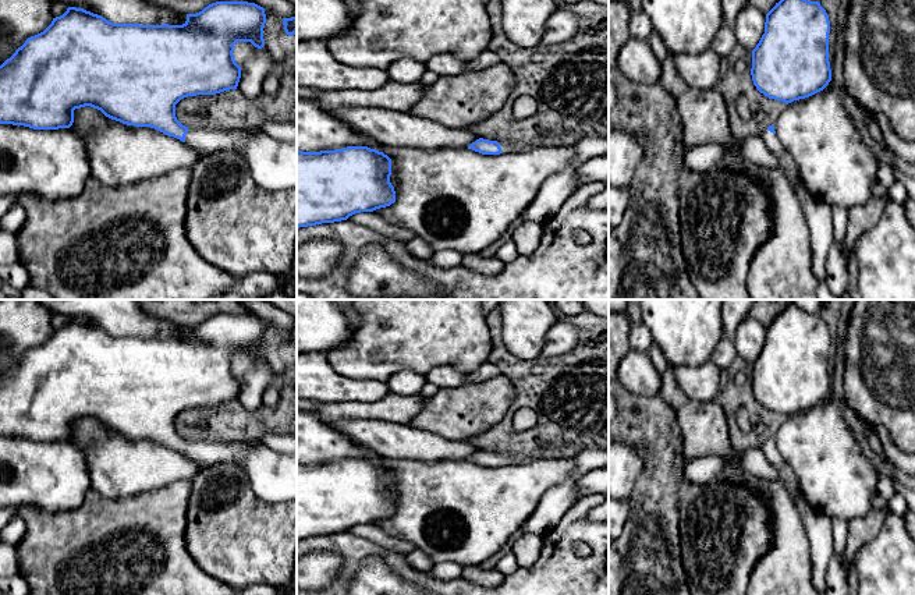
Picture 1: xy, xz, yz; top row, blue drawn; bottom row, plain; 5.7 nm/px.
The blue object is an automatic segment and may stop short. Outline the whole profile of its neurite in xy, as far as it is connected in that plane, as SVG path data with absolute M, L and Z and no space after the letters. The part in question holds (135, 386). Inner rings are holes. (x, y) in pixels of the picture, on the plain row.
M248 314L212 315L196 326L187 326L182 337L113 336L84 320L68 319L63 327L53 330L43 344L28 350L0 378L0 436L24 438L33 442L70 440L74 435L74 422L91 418L111 432L127 438L150 439L187 454L199 470L216 463L242 460L252 447L262 443L260 439L233 445L188 440L177 432L175 417L188 408L216 407L237 401L241 379L234 372L234 357L251 354L255 360L262 361L265 336L265 320Z

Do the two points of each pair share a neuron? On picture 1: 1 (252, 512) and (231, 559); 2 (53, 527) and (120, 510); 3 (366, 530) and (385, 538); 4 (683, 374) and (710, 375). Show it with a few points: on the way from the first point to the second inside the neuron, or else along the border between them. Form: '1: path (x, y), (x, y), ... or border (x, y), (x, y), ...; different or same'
1: path (241, 523), (238, 526), (237, 548); same
2: path (70, 527), (103, 527); same
3: path (371, 531), (380, 537); same
4: path (690, 375), (704, 375); same

